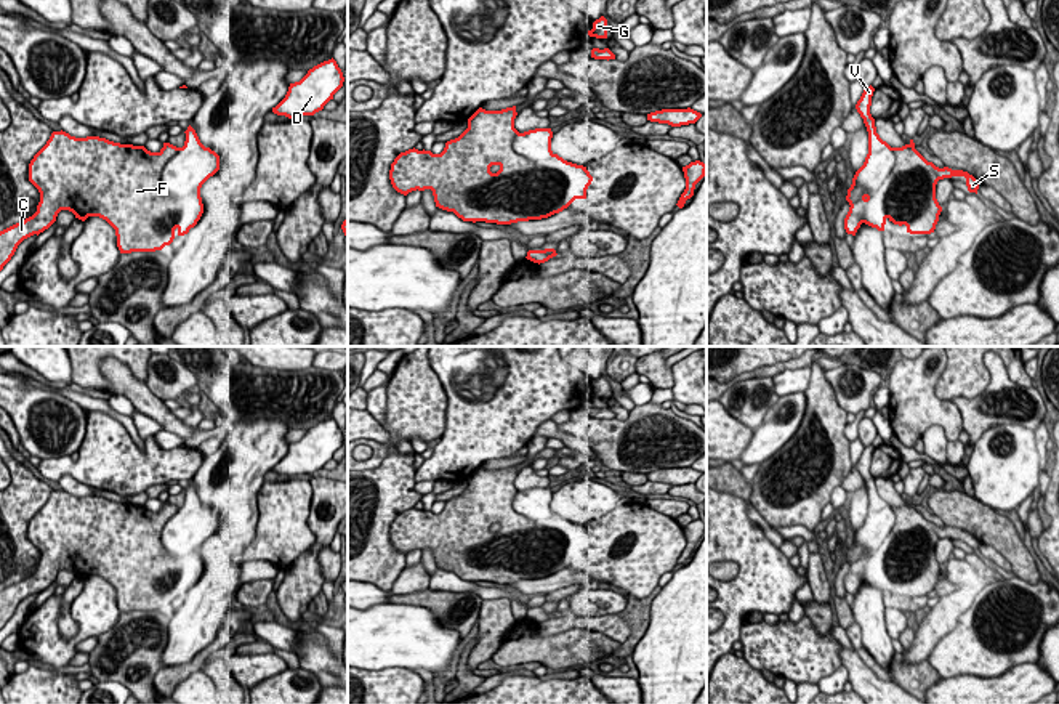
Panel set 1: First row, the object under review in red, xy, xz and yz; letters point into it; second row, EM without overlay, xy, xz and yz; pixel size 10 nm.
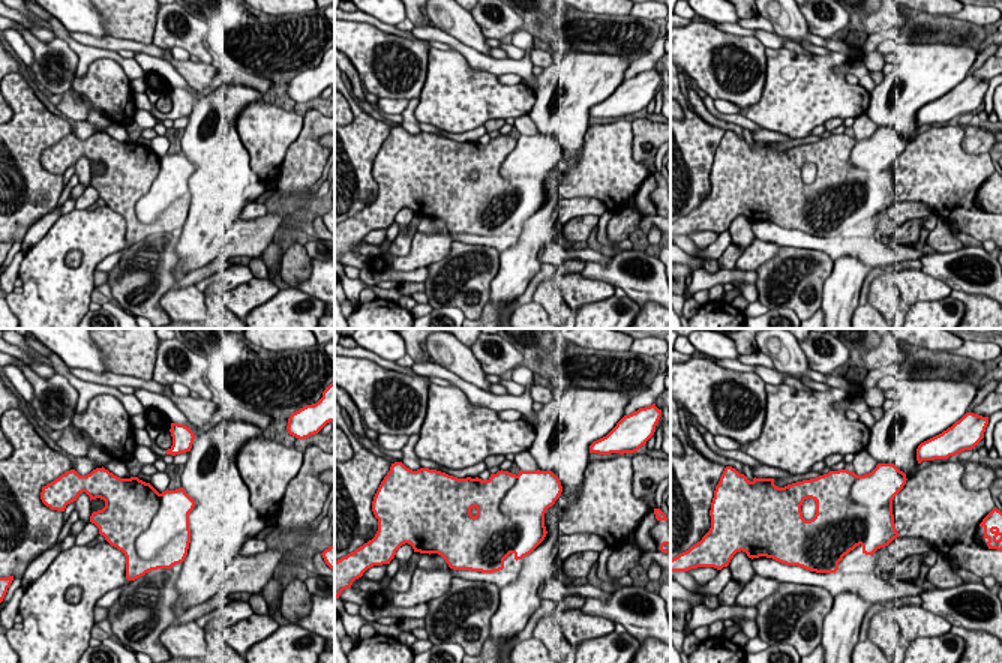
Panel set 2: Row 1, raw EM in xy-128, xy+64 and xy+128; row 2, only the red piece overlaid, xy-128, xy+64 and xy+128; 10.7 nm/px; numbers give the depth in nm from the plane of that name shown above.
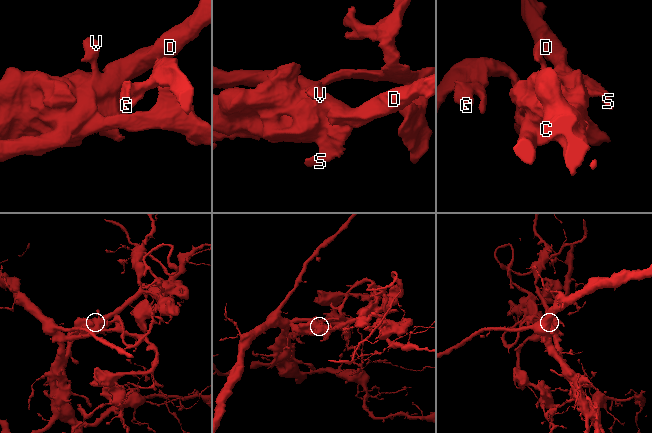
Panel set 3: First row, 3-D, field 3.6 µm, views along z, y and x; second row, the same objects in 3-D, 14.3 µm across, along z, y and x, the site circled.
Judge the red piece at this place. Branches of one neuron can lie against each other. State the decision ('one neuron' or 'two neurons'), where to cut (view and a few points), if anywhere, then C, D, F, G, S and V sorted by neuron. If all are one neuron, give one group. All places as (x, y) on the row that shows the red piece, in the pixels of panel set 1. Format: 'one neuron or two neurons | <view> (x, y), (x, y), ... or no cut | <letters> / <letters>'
two neurons | xy (180, 148), (165, 164), (161, 178), (161, 186), (173, 199) | C F G S / D V

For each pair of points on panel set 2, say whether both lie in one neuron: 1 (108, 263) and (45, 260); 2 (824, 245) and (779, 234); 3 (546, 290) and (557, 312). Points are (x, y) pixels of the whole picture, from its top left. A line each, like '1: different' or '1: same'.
1: different
2: same
3: same

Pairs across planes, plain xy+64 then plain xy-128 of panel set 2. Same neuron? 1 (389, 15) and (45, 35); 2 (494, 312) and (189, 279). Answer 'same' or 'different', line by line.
1: different
2: same

